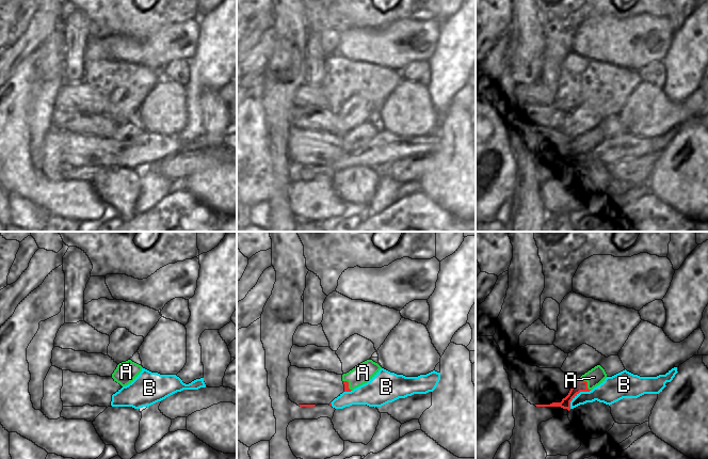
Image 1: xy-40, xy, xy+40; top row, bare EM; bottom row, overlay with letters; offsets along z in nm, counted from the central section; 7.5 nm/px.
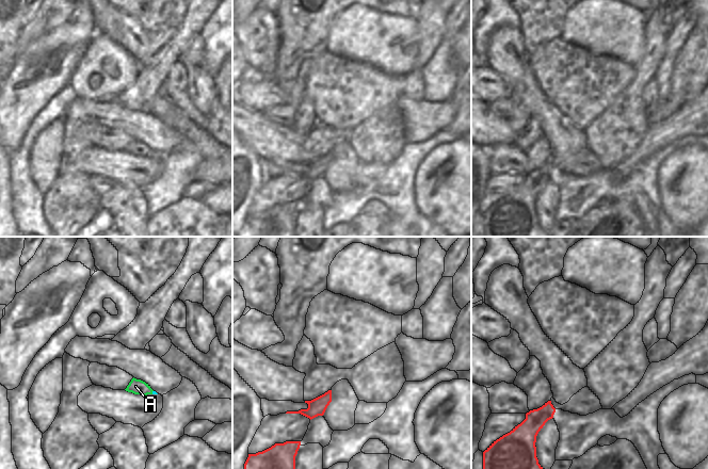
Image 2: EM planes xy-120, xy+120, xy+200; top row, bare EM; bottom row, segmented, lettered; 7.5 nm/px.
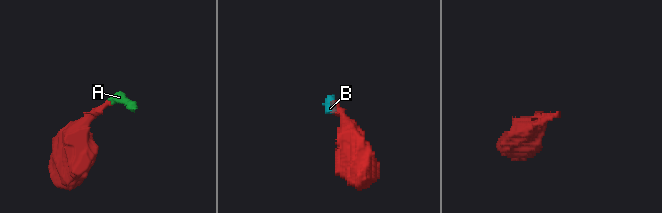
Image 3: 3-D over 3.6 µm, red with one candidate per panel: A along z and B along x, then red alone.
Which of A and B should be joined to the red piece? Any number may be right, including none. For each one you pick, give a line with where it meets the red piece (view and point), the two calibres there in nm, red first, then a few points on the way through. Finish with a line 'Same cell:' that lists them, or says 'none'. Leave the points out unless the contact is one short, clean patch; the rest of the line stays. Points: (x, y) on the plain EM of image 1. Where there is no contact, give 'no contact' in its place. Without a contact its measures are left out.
B: xy+40 (576, 156) | 100/180 nm | across xy+40 (580, 146), (576, 156), (594, 156), (609, 153)
Same cell: B

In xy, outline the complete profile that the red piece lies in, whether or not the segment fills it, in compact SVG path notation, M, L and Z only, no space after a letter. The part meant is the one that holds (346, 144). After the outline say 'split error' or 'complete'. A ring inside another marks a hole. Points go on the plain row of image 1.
M381 129L367 144L353 152L349 149L349 143L343 142L344 153L331 164L335 170L352 165L382 168L399 159L433 153L439 141L440 133L435 131L418 138L405 138Z; split error

